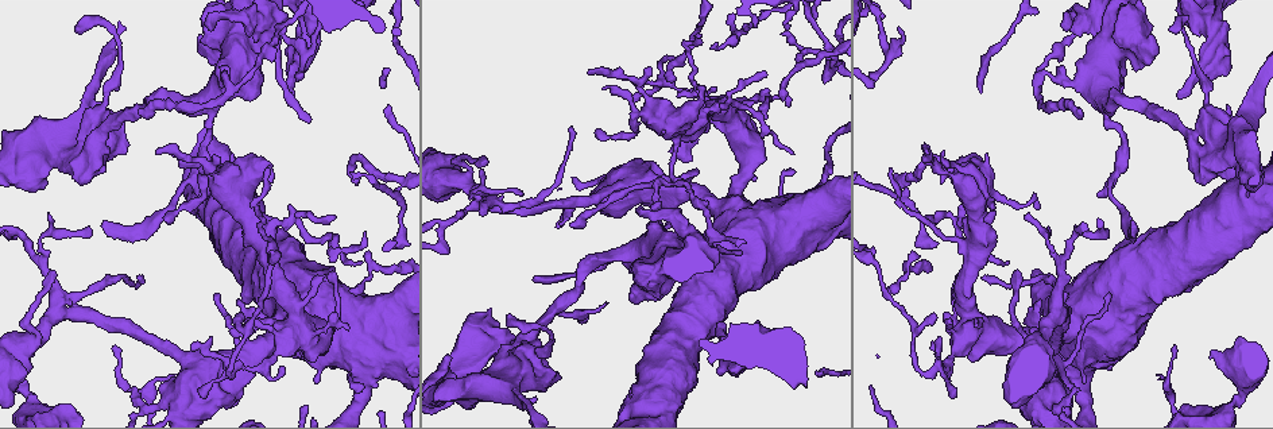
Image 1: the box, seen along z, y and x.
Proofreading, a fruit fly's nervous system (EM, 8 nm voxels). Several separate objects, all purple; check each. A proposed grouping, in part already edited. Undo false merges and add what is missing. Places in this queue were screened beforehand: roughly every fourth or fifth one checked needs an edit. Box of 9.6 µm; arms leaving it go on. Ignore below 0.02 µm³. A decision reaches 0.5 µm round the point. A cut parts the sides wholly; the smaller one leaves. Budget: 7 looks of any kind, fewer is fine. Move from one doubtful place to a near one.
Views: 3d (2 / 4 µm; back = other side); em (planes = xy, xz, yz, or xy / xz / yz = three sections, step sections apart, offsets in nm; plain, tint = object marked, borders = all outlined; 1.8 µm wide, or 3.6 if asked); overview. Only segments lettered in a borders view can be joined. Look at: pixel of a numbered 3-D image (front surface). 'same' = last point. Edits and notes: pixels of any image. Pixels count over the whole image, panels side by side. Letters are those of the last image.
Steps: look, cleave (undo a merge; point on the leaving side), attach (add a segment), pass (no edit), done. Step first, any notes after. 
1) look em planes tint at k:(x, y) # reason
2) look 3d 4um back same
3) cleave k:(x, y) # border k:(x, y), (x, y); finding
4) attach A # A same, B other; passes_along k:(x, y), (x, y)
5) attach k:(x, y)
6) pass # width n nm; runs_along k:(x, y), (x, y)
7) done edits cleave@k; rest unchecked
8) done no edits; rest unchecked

look 3d 4um at 1:(63, 308) # abrupt turn

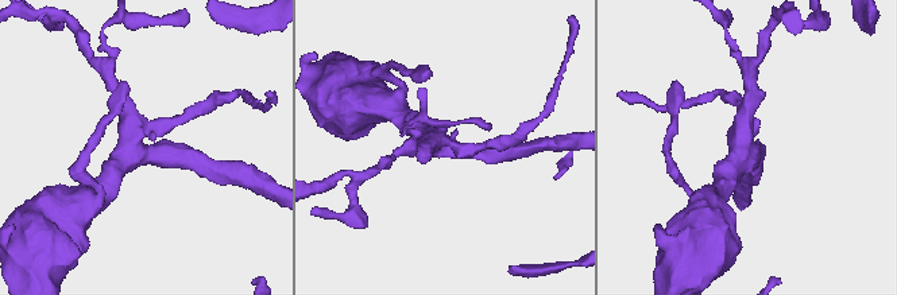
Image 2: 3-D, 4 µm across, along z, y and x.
look em planes borders at 2:(747, 151)

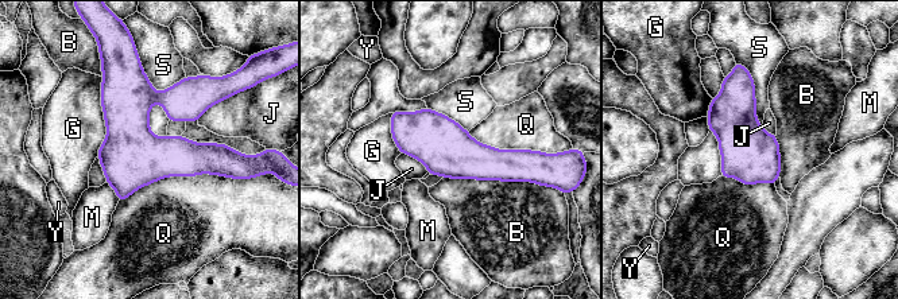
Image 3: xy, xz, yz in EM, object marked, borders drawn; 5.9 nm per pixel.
pass # B other, G other, J other, M other, Q other, S other, Y other; border 3:(736, 62), (751, 76), (762, 125); one cell here

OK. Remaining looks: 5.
look em xy step 4 tint at 1:(1130, 222) # free end

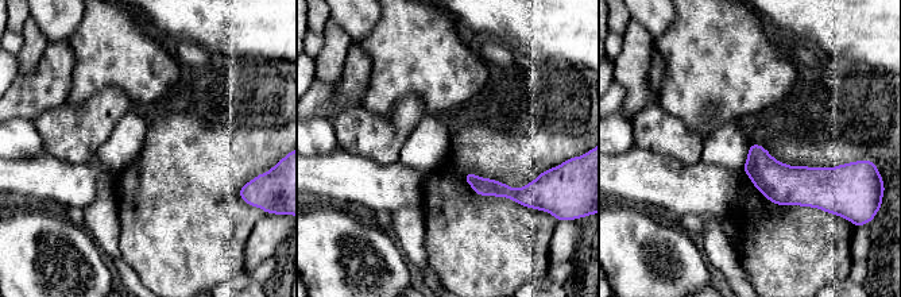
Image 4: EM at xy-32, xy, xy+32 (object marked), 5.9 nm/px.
look em planes borders same

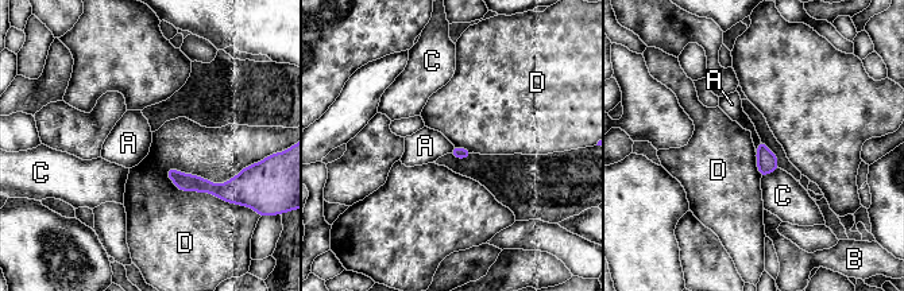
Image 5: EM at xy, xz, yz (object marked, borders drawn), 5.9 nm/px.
pass # A other, B other, C other, D other; border 5:(240, 170), (221, 183), (165, 174); none of them fits

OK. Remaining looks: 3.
look 3d 4um at 1:(719, 321) # an open end

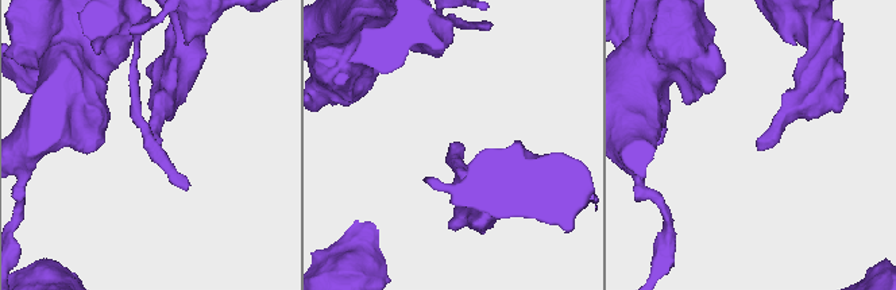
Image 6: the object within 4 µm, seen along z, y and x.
look em planes borders at 6:(454, 143) # need the tissue

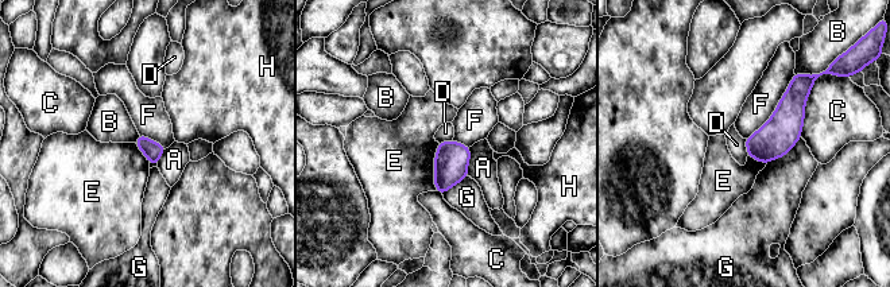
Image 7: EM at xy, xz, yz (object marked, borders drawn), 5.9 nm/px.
pass # longest_contact F 480 nm; A other, B other, C other, D other, E other, F other, G other, H other; border 7:(745, 139), (749, 155); no lettered segment goes on from it

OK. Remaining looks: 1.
done no edits; rest unchecked

